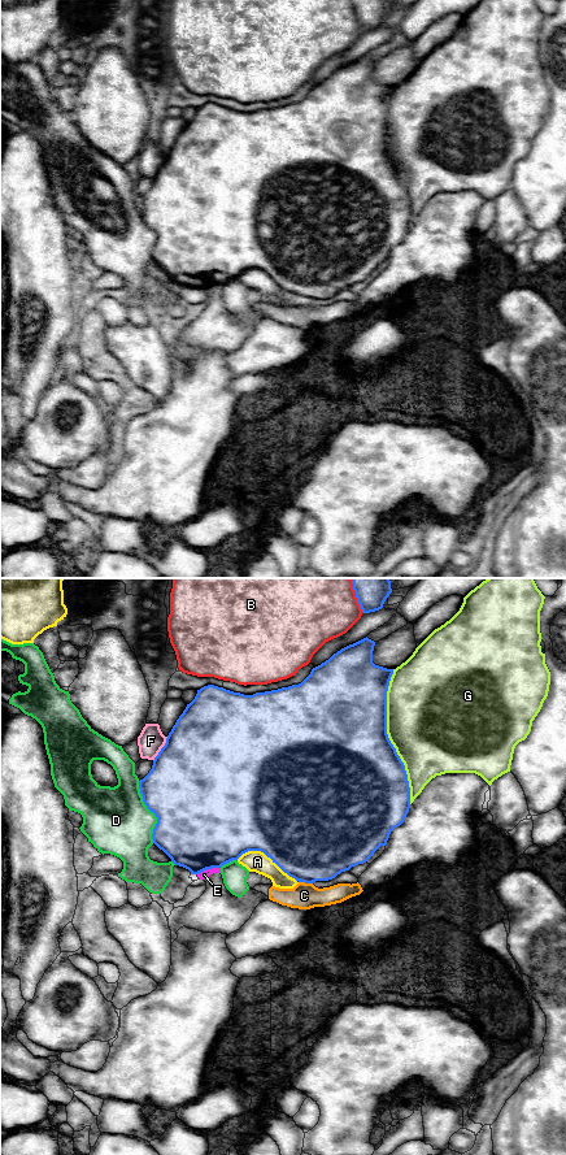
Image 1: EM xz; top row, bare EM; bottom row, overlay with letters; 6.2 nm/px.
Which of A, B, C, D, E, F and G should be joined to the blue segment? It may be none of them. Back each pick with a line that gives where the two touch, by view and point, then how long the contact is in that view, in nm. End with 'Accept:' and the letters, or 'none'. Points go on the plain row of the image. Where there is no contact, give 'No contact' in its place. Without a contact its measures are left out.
Accept: none

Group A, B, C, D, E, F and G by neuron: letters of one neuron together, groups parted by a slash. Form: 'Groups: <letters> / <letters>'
Groups: A / B / C E / D / F / G

